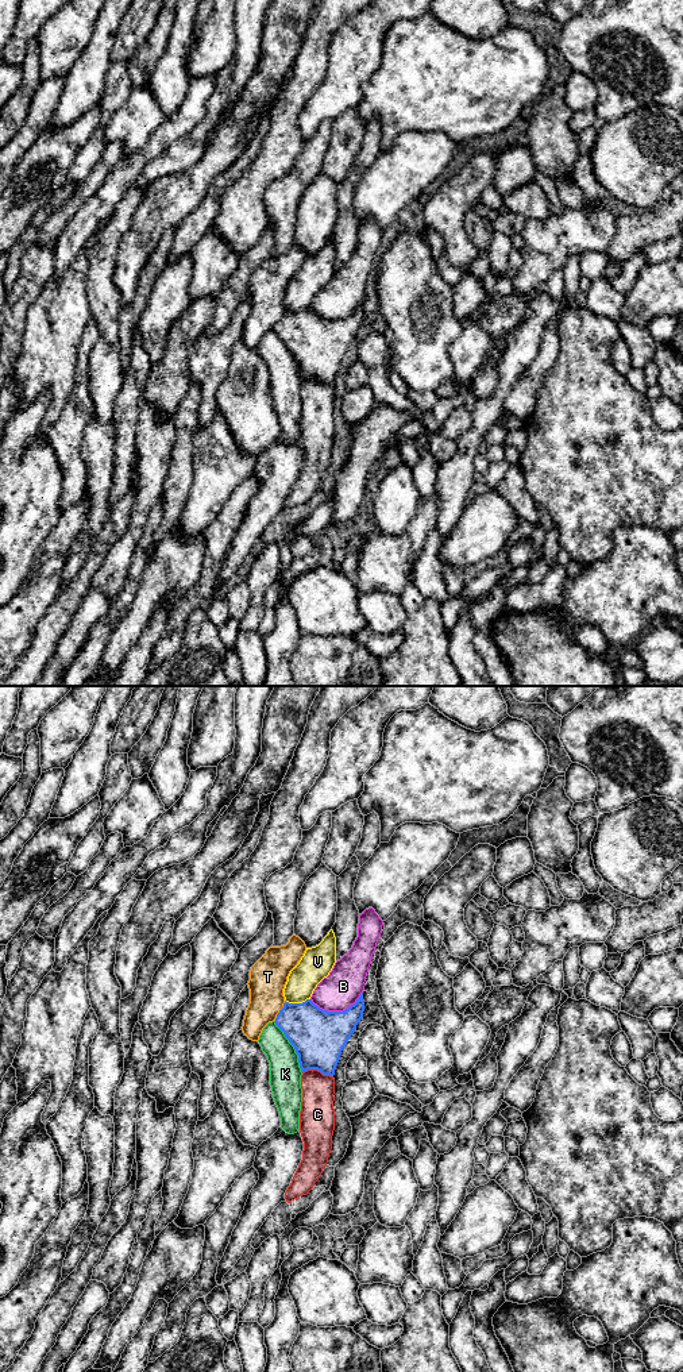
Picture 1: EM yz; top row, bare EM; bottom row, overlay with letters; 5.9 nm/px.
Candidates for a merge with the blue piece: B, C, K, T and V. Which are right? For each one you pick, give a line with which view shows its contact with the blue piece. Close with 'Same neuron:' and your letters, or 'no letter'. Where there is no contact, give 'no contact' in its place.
Same neuron: no letter

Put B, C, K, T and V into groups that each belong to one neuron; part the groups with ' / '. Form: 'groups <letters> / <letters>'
groups B / C / K / T / V

